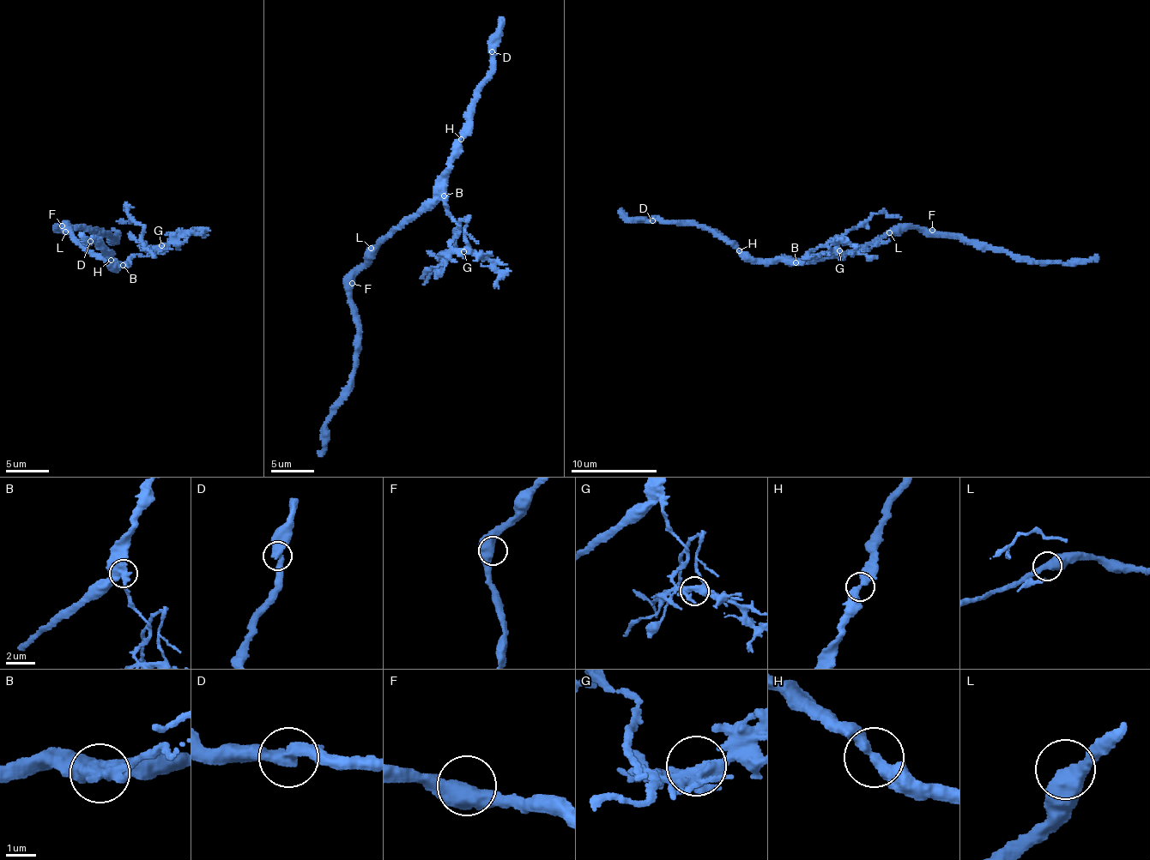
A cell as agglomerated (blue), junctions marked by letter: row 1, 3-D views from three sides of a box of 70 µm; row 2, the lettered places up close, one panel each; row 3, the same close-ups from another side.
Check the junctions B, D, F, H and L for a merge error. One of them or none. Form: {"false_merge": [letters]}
{"false_merge": ["B"]}

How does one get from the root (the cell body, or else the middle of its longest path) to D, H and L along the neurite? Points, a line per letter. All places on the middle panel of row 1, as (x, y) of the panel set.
D: (394, 233), (414, 219), (437, 195), (437, 180), (449, 166), (469, 105), (492, 69), (492, 52)
H: (394, 233), (414, 219), (437, 195), (437, 180), (448, 168), (450, 153), (462, 140)
L: (394, 233), (382, 236), (376, 246), (371, 248)

